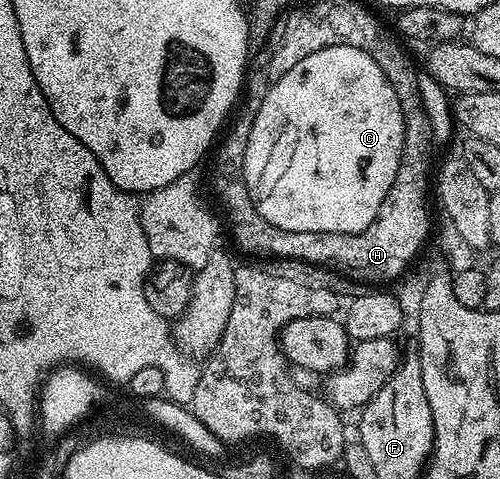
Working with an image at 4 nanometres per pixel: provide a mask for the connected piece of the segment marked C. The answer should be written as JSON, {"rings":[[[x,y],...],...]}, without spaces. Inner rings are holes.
{"rings":[[[327,46],[327,50],[315,50],[315,54],[303,58],[303,62],[298,62],[292,70],[287,70],[283,78],[270,83],[267,98],[263,98],[263,106],[259,106],[259,114],[255,114],[255,122],[251,122],[251,135],[247,138],[247,154],[243,158],[241,176],[251,194],[251,202],[255,202],[255,210],[259,210],[259,214],[267,222],[271,222],[271,226],[292,232],[355,234],[367,230],[367,226],[375,222],[383,202],[387,199],[387,190],[391,190],[391,186],[397,181],[399,166],[403,158],[404,141],[403,110],[399,106],[397,92],[391,86],[387,74],[379,70],[379,62],[375,62],[371,54],[355,46]]]}

